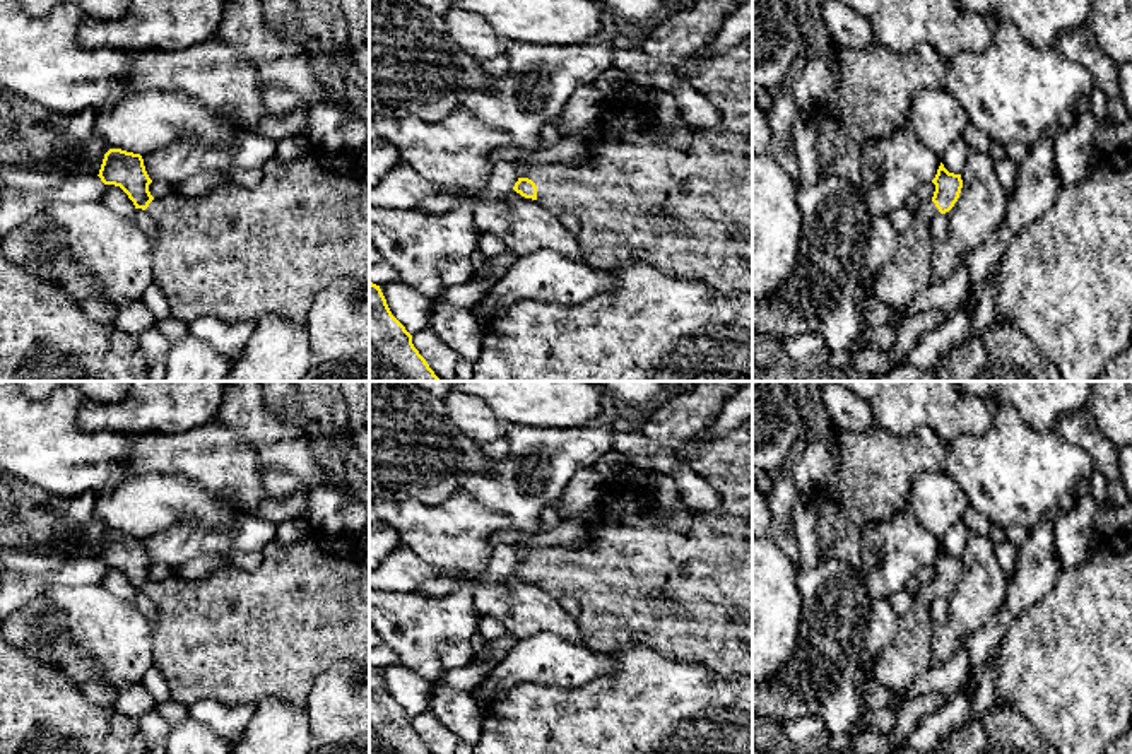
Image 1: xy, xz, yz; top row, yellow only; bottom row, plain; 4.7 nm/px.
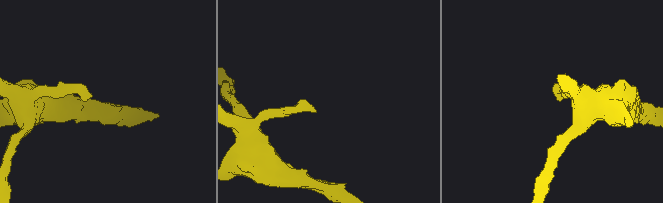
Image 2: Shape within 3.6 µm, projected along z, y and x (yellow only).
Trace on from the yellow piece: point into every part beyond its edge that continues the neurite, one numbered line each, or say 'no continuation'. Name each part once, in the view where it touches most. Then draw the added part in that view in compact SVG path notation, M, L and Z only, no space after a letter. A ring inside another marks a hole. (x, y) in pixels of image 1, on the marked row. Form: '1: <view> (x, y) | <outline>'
1: xz (681, 200) | M752 36L742 39L734 48L711 53L701 58L699 53L681 63L675 72L681 72L694 91L703 94L720 113L722 120L716 127L694 127L679 118L669 132L658 132L650 118L646 106L638 108L626 104L616 97L609 99L609 108L598 118L598 135L595 147L578 164L535 164L527 174L537 186L537 202L556 214L571 214L580 222L576 239L583 250L583 262L600 268L614 268L621 263L641 260L658 272L684 280L701 282L723 294L751 292L752 294Z

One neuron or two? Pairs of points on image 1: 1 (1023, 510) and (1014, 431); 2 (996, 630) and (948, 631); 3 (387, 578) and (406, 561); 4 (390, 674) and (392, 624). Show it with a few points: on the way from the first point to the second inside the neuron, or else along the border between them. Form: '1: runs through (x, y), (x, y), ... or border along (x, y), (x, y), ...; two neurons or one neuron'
1: runs through (1019, 491), (1014, 481), (1014, 450); one neuron
2: border along (1002, 599), (997, 611), (960, 645); two neurons
3: runs through (392, 575), (400, 566); one neuron
4: border along (400, 662), (431, 684); two neurons

